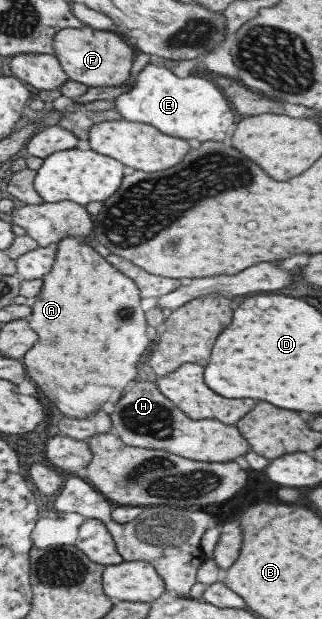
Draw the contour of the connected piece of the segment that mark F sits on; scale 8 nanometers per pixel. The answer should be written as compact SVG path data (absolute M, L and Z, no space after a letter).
M91 27L64 28L53 35L52 48L67 79L88 87L119 86L127 80L133 63L133 50L121 35Z

